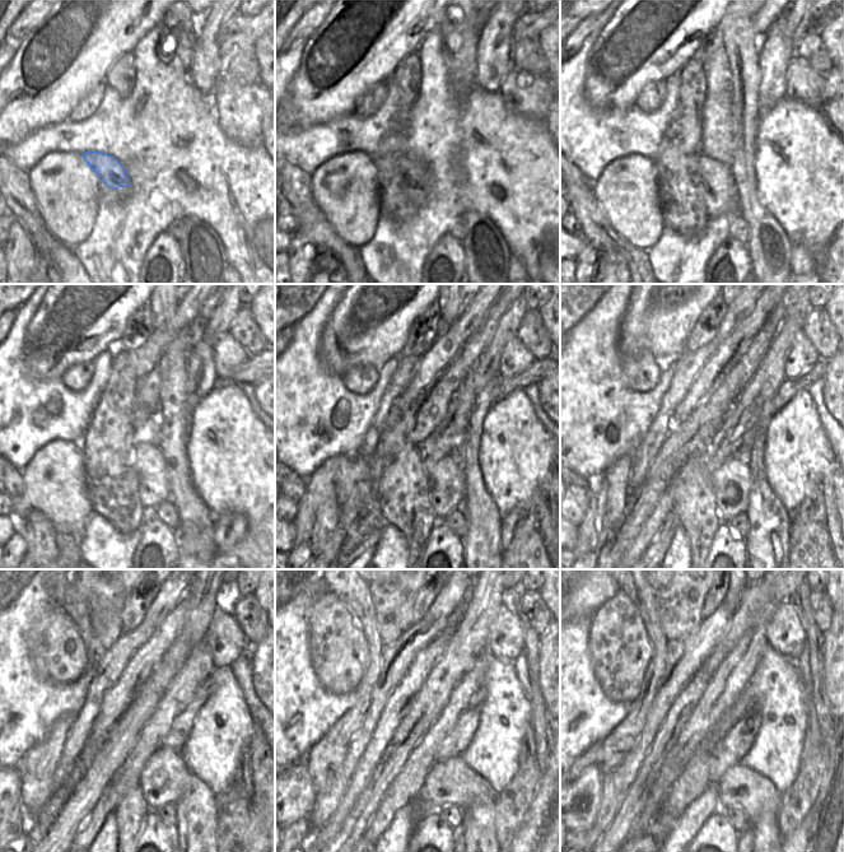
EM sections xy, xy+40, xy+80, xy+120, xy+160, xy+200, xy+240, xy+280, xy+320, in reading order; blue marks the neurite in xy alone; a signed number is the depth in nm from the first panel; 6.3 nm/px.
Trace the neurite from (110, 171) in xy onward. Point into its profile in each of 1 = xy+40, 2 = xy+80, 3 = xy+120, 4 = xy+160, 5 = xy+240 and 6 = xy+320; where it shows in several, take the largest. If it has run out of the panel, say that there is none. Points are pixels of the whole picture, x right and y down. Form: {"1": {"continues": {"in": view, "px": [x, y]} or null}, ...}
{"1": {"continues": {"in": "xy+40", "px": [418, 172]}}, "2": {"continues": {"in": "xy+80", "px": [723, 199]}}, "3": {"continues": {"in": "xy+120", "px": [147, 459]}}, "4": {"continues": {"in": "xy+160", "px": [447, 485]}}, "5": {"continues": {"in": "xy+240", "px": [164, 778]}}, "6": {"continues": {"in": "xy+320", "px": [740, 786]}}}

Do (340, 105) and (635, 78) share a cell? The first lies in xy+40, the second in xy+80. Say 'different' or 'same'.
same

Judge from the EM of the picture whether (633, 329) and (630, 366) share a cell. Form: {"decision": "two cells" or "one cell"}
{"decision": "two cells"}

